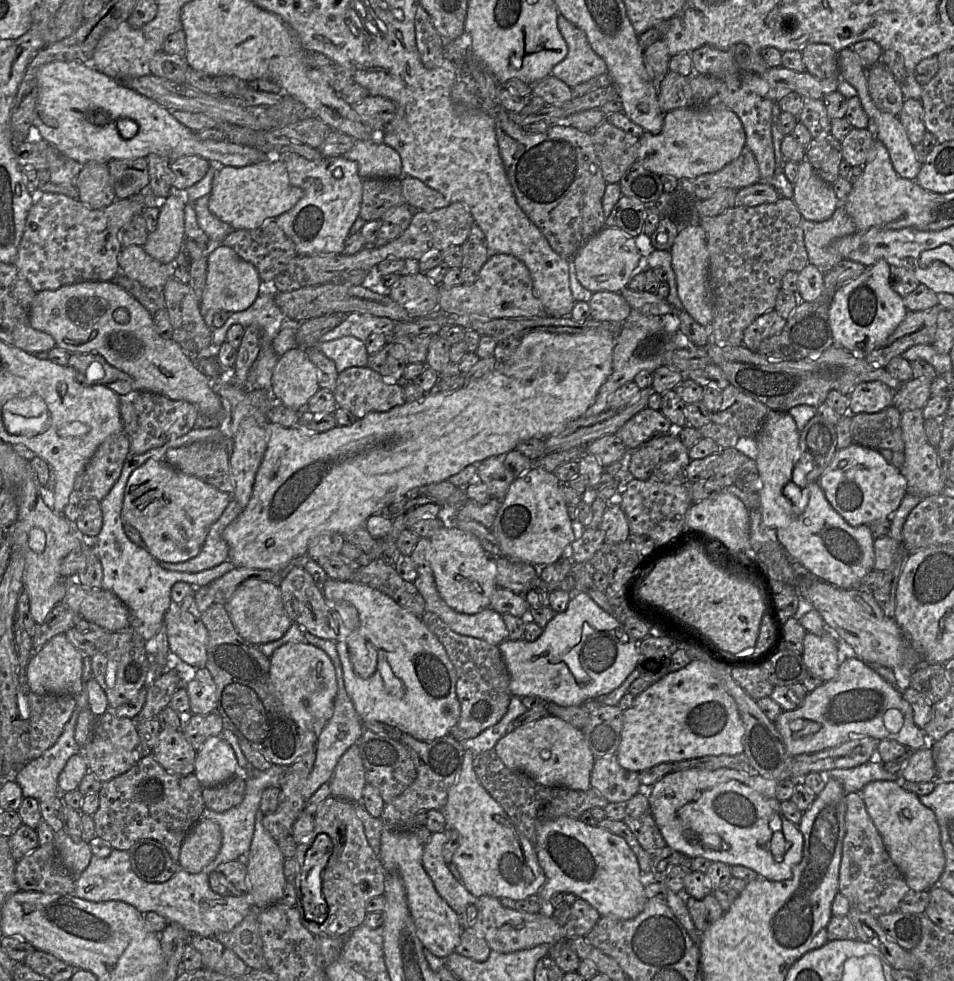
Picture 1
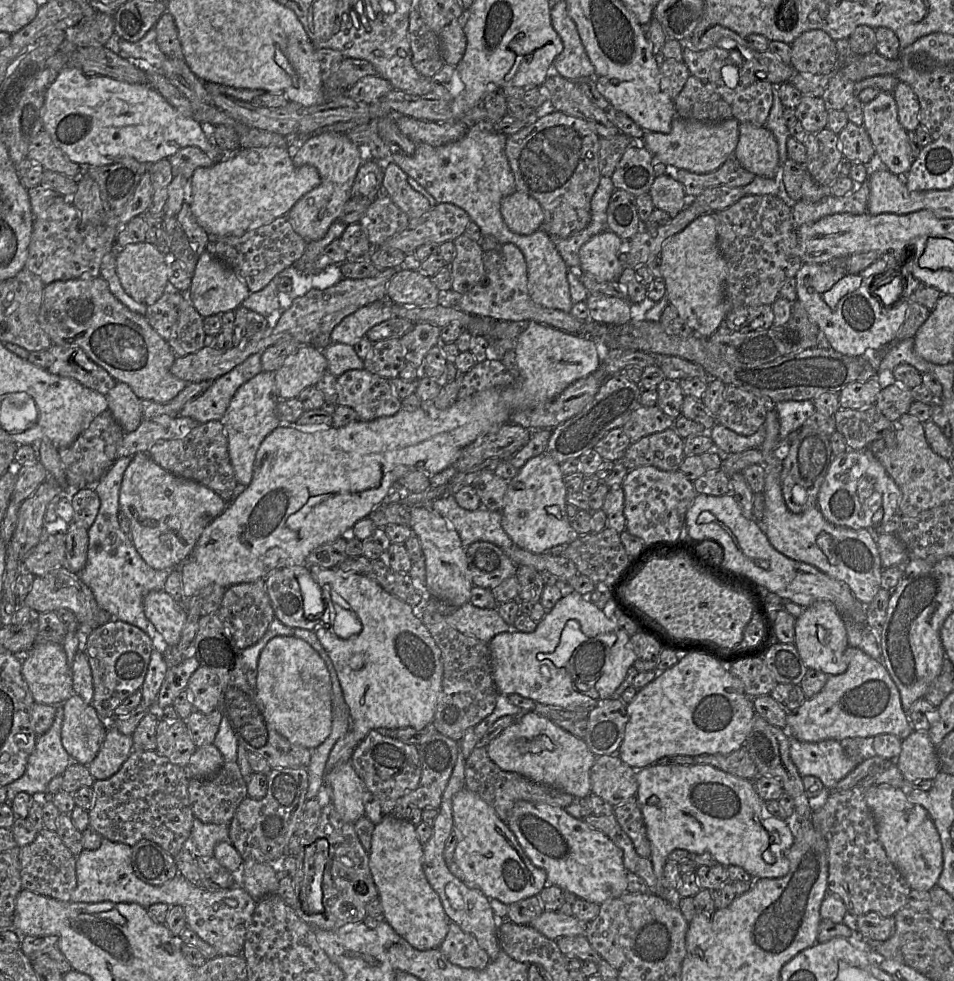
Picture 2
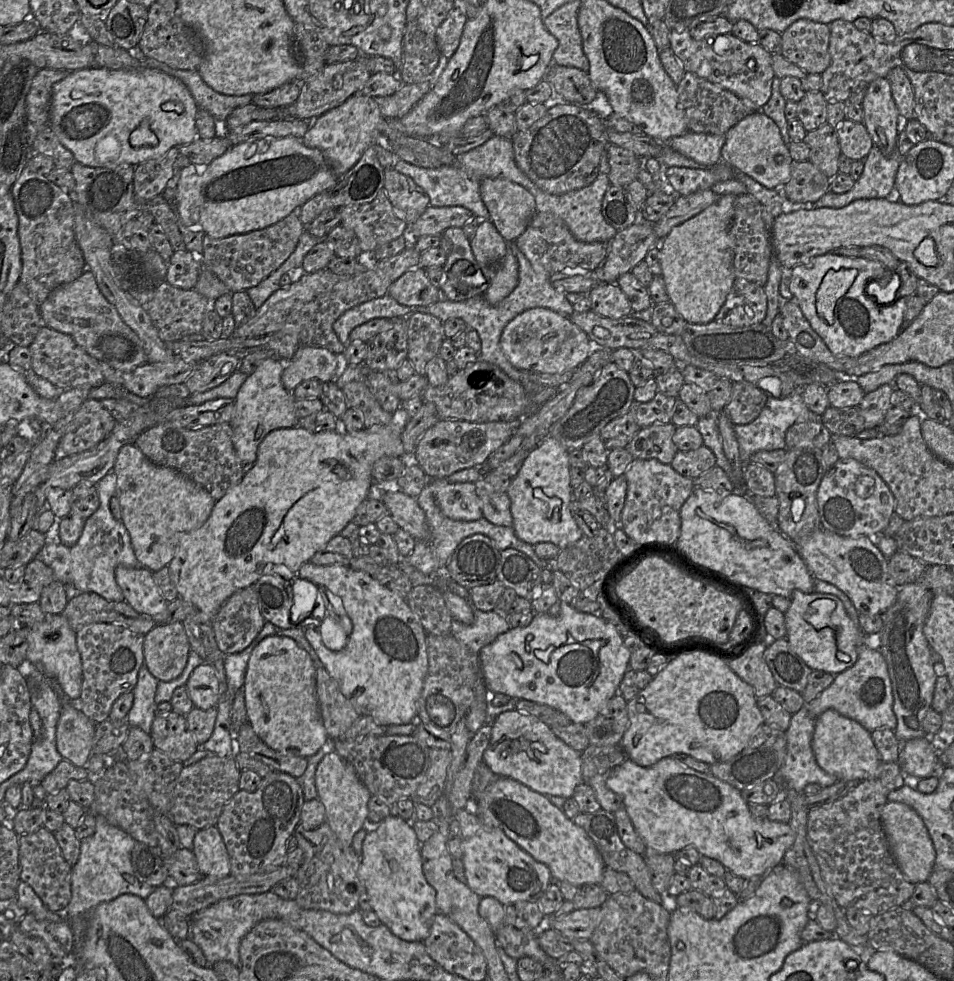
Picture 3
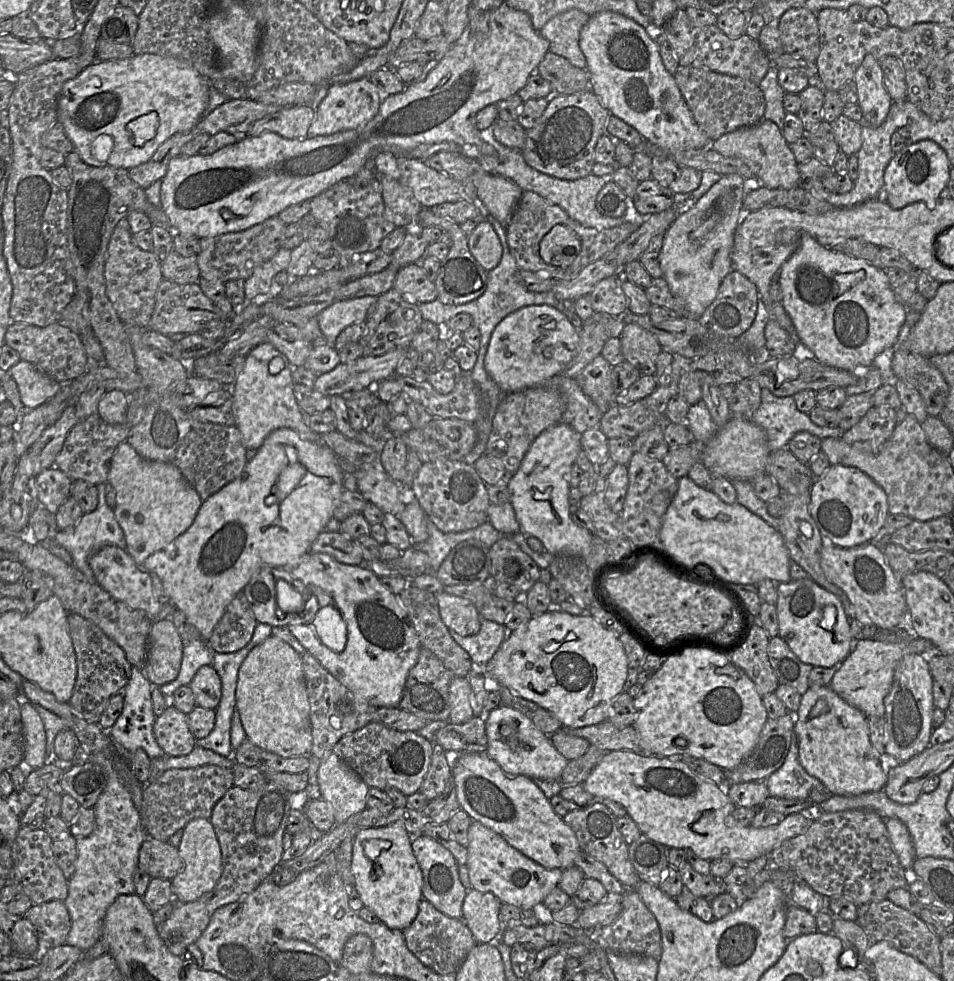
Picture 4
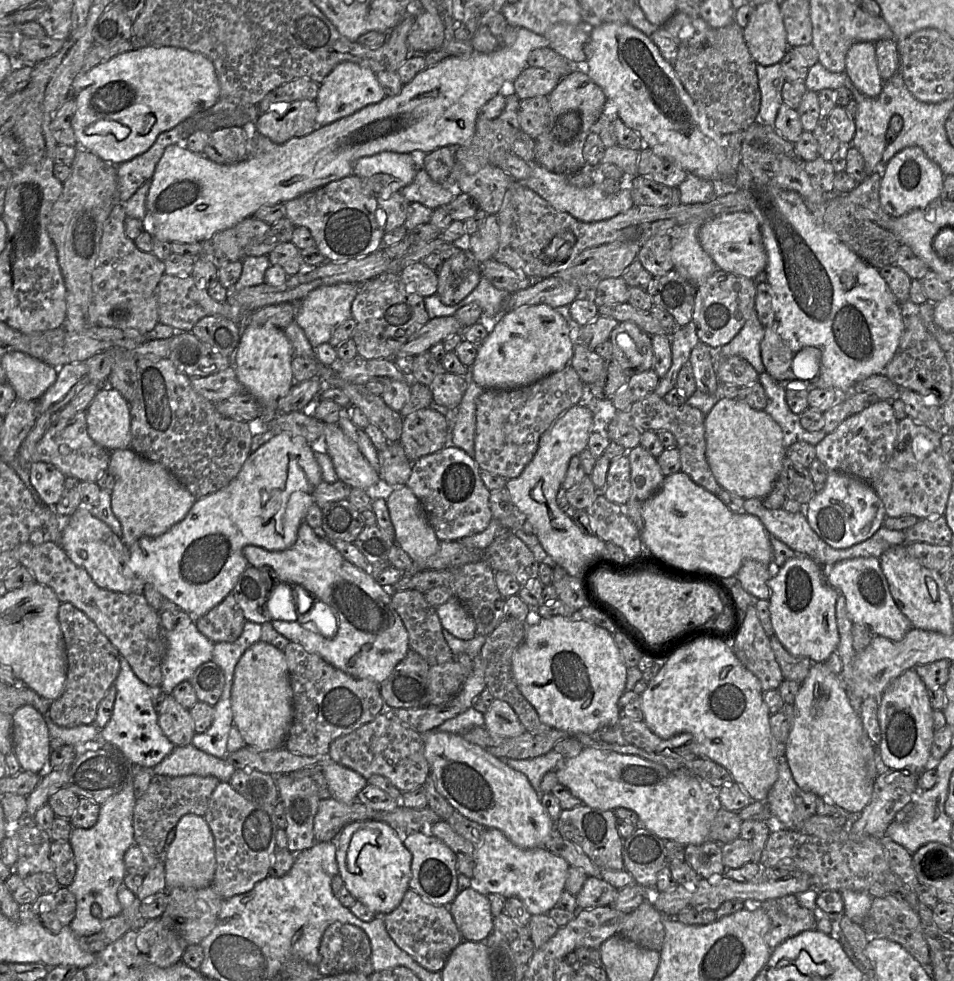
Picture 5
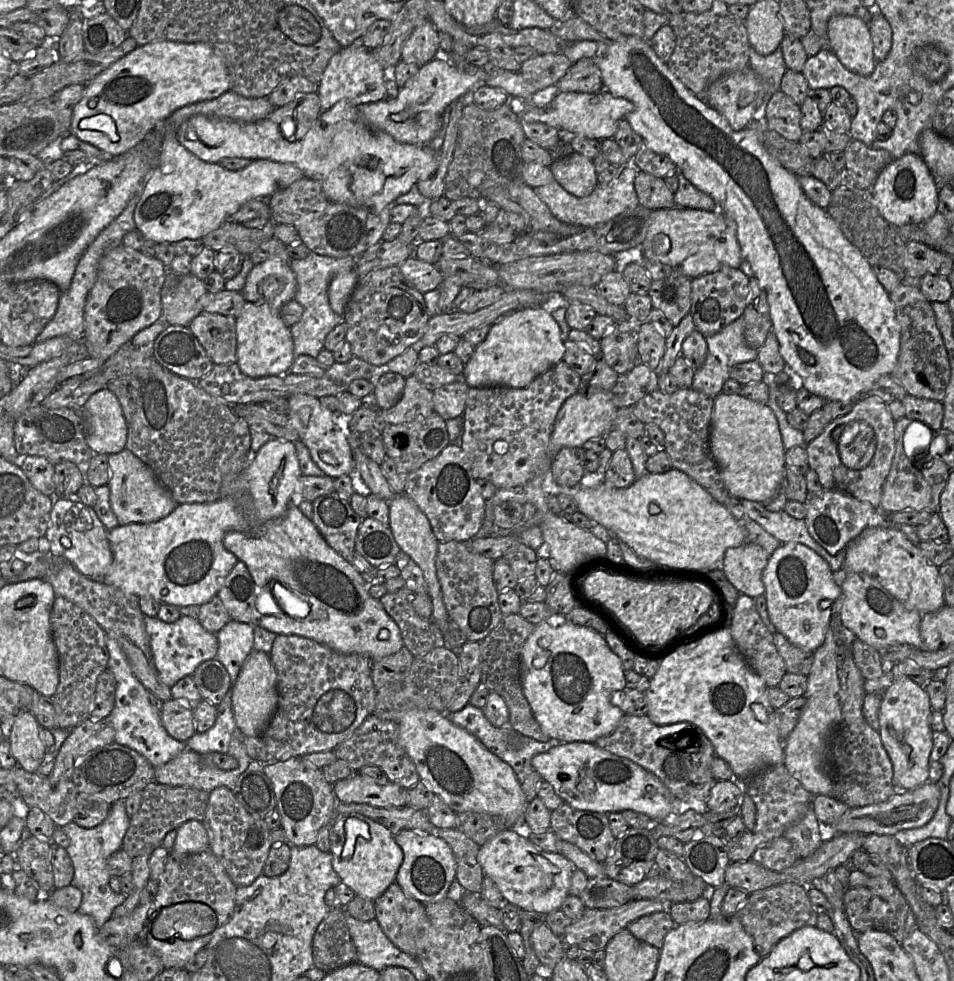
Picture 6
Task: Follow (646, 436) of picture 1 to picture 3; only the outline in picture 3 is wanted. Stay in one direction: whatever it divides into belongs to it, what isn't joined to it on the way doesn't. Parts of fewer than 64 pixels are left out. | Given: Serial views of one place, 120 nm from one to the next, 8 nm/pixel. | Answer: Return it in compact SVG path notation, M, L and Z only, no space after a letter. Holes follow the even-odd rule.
M657 392L649 402L635 402L630 412L640 428L645 428L655 423L671 423L678 400L678 397L667 396Z

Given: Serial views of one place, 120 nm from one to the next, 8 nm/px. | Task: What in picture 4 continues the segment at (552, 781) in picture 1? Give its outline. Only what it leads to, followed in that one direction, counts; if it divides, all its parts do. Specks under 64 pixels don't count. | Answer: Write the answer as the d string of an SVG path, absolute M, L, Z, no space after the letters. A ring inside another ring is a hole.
M501 704L484 716L488 739L486 754L508 775L525 775L540 780L559 780L568 760L558 753L550 736L541 732L520 711Z

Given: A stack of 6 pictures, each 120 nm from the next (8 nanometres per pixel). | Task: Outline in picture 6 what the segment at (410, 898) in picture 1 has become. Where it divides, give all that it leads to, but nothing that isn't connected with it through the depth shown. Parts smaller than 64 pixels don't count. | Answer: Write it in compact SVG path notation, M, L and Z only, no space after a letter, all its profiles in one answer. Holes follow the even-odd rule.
M360 814L334 817L331 823L330 852L333 857L332 867L341 882L348 886L355 895L371 901L375 901L392 883L395 883L397 872L403 862L403 851L395 842L394 835L382 824Z

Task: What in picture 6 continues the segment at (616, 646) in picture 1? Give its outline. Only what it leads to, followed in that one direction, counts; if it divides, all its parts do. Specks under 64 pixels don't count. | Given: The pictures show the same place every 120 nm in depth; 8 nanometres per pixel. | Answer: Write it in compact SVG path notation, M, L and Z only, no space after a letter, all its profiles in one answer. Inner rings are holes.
M546 621L535 626L534 631L528 637L522 647L521 652L521 685L523 693L531 707L533 715L540 725L542 731L550 738L560 742L588 742L594 743L597 739L607 736L614 731L624 713L622 702L624 699L626 681L625 670L623 669L620 658L612 652L605 641L603 635L582 626L577 626L569 622L561 623L553 627Z

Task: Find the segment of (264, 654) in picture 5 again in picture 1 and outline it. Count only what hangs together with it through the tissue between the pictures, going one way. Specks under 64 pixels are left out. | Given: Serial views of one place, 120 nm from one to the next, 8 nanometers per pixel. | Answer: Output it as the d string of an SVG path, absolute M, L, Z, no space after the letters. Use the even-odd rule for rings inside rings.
M286 643L274 650L270 658L270 679L279 693L286 712L301 727L313 728L319 735L332 717L337 695L336 670L322 649L308 643Z

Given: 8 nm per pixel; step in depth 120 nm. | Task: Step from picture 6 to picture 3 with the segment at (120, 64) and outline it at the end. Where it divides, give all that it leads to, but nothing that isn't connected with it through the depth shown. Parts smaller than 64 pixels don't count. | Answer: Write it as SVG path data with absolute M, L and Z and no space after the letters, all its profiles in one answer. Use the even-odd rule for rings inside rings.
M93 66L70 71L52 90L49 127L72 152L75 161L89 167L137 166L161 157L173 147L193 143L197 138L198 105L179 79L160 70L109 69Z

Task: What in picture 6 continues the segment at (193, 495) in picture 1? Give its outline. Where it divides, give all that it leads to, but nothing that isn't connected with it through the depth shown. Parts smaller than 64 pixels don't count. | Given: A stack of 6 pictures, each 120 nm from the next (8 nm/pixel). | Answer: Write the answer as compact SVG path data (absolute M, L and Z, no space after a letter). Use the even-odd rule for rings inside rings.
M127 449L108 456L110 467L110 506L119 525L152 523L168 516L177 503L158 481L152 469Z

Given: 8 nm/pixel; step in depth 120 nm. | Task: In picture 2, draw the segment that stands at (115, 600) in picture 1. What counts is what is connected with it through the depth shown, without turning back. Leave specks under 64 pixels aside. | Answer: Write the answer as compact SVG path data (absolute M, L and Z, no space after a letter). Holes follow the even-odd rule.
M67 567L54 569L42 576L34 576L31 589L21 605L39 613L70 609L75 613L78 623L87 629L96 628L112 619L109 613L100 608L92 590L80 579L78 573Z

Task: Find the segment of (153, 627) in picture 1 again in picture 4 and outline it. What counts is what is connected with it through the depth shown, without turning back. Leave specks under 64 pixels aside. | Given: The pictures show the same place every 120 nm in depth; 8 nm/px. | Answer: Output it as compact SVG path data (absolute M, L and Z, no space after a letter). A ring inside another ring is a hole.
M106 483L96 485L98 490L97 508L90 513L83 513L80 519L71 527L57 533L55 541L64 547L73 559L73 565L77 567L90 581L96 581L93 571L89 565L90 558L101 548L114 545L126 550L124 532L119 526L114 511L106 502Z

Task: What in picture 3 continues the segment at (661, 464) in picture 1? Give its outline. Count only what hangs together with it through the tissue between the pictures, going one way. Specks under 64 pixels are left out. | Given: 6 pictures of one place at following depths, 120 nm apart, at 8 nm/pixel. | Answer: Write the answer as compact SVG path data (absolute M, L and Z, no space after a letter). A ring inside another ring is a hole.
M655 423L641 428L626 449L634 459L656 459L670 465L678 452L673 442L676 428L672 423Z

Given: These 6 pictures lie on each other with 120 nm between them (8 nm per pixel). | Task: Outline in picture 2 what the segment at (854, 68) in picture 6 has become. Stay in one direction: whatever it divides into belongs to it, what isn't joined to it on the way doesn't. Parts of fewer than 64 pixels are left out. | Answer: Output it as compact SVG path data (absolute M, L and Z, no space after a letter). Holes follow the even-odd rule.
M880 91L873 100L863 104L863 127L875 148L876 156L885 167L895 175L906 175L914 159L911 156L907 131L899 121L896 101L891 92Z

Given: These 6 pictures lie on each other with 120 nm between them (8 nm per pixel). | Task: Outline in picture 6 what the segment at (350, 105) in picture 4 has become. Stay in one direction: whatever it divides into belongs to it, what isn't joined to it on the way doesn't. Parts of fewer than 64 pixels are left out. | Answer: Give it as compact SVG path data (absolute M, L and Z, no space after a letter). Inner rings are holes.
M359 42L342 47L331 57L318 83L317 93L321 110L330 109L341 99L346 99L355 106L383 100L386 92L385 80L388 75L389 70L384 68L372 52Z

